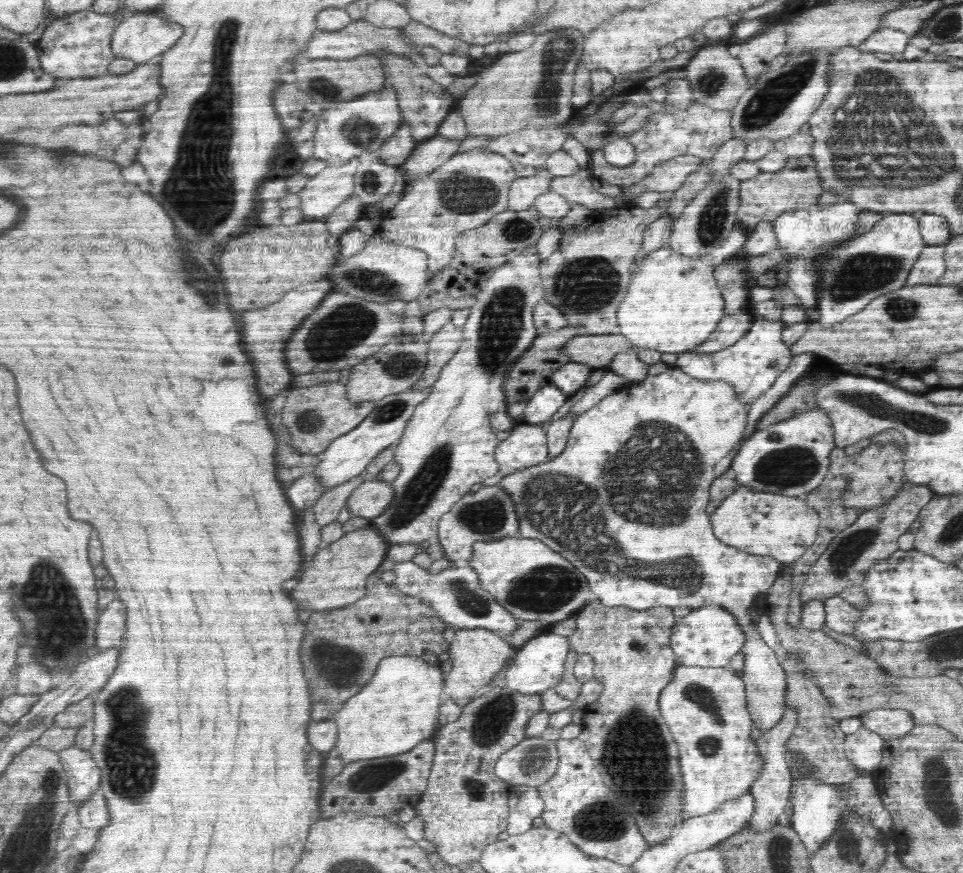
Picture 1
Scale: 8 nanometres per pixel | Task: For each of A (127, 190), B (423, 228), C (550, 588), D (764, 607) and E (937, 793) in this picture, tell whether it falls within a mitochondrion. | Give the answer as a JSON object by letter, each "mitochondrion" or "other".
{"A":"other","B":"other","C":"mitochondrion","D":"other","E":"mitochondrion"}

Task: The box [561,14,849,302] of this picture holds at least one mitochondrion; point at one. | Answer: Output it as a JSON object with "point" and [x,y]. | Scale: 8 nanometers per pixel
{"point":[767,104]}

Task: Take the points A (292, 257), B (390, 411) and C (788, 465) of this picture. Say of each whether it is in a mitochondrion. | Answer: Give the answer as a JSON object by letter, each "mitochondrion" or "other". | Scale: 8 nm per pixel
{"A":"other","B":"mitochondrion","C":"mitochondrion"}

